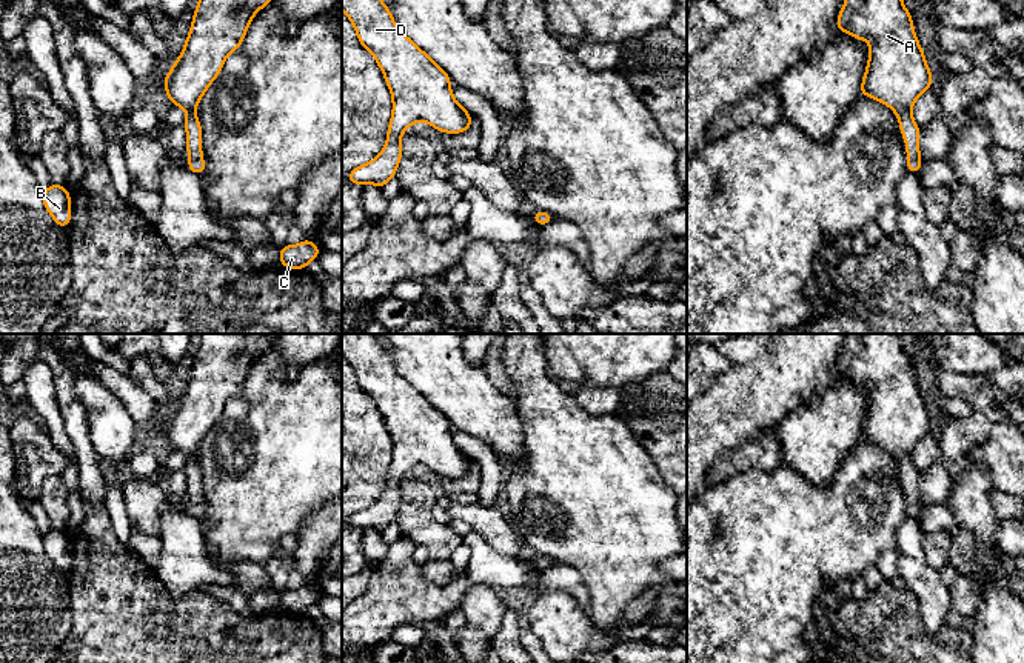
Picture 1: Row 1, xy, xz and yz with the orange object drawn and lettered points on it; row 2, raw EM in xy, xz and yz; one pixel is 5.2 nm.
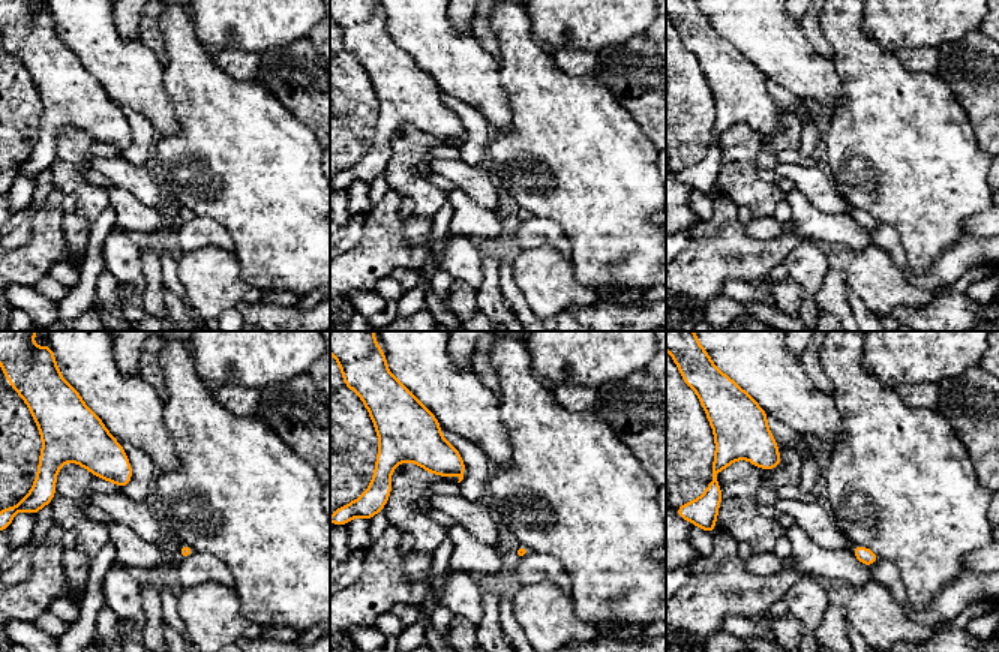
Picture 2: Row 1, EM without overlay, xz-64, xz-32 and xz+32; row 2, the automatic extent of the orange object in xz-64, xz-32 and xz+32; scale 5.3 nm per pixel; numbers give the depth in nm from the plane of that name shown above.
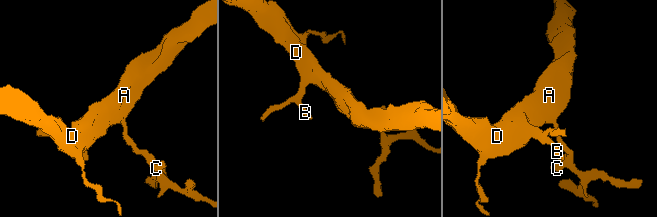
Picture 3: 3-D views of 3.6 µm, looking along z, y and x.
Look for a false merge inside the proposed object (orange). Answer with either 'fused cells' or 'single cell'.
single cell

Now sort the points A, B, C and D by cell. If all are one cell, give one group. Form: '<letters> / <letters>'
A B C D

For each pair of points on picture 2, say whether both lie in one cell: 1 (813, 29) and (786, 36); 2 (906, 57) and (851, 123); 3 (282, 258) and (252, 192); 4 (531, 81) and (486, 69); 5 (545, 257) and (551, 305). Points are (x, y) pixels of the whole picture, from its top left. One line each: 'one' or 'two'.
1: two
2: two
3: one
4: two
5: one

